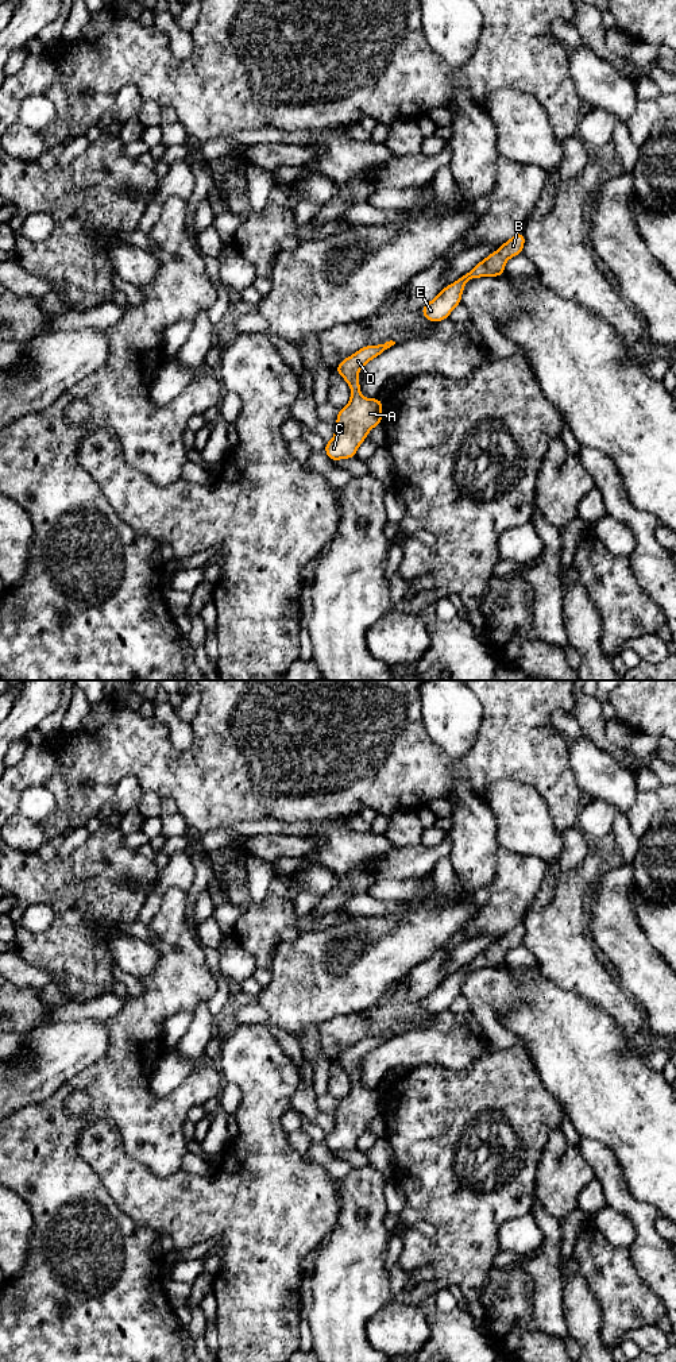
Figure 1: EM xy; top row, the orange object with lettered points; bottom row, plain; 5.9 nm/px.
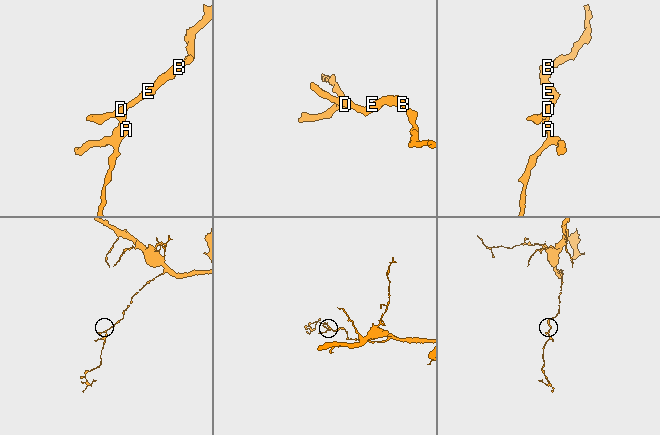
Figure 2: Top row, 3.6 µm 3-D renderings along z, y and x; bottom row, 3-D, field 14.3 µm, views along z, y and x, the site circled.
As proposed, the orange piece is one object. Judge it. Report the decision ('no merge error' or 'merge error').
no merge error

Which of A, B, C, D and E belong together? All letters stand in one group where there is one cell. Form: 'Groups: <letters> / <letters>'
Groups: A B C D E

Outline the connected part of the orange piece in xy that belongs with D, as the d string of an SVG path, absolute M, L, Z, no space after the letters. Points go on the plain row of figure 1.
M390 1031L379 1037L366 1037L336 1058L336 1062L351 1077L351 1091L345 1099L337 1103L335 1127L325 1134L325 1145L331 1151L354 1149L367 1124L382 1115L383 1093L378 1089L364 1089L360 1085L358 1065L366 1054L394 1035L395 1033Z

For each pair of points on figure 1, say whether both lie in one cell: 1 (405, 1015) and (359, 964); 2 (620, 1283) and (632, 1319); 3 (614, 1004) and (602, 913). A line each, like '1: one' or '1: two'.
1: two
2: one
3: two

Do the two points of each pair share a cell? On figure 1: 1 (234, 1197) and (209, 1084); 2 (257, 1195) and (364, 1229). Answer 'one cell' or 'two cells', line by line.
1: two cells
2: two cells

